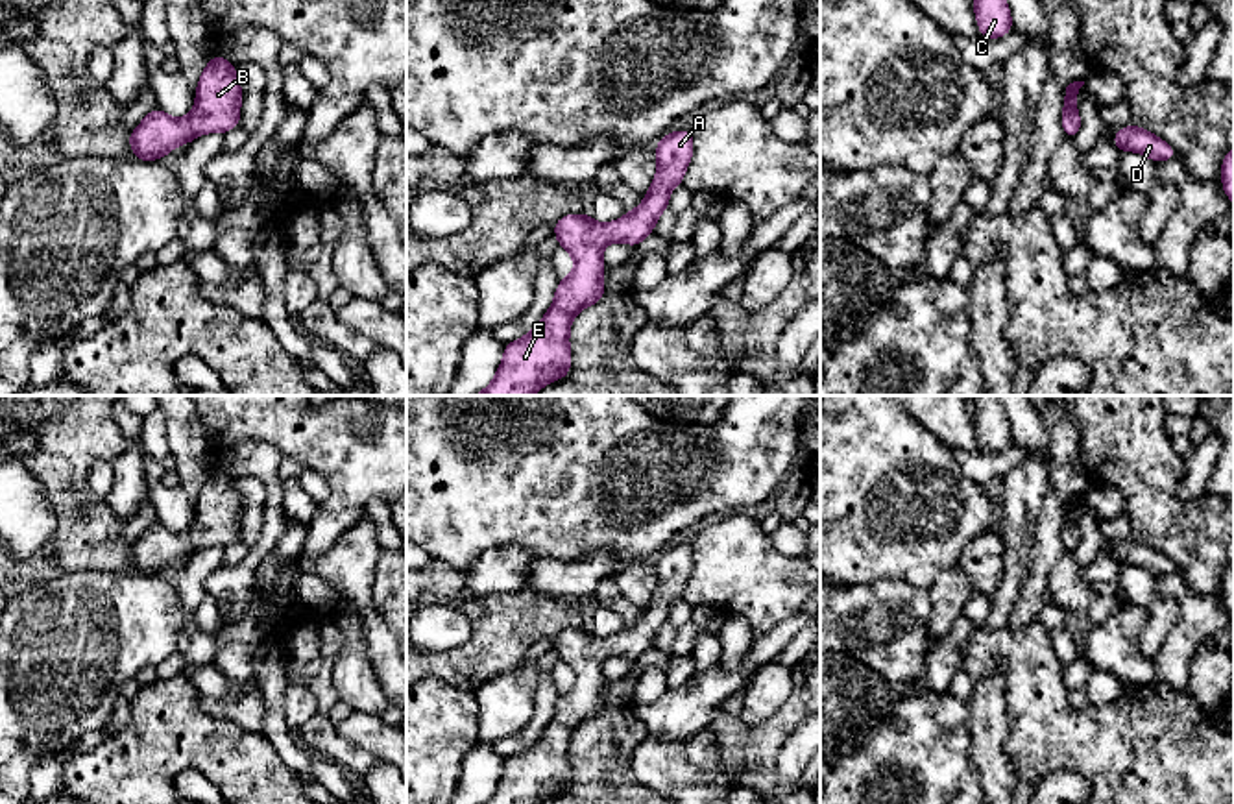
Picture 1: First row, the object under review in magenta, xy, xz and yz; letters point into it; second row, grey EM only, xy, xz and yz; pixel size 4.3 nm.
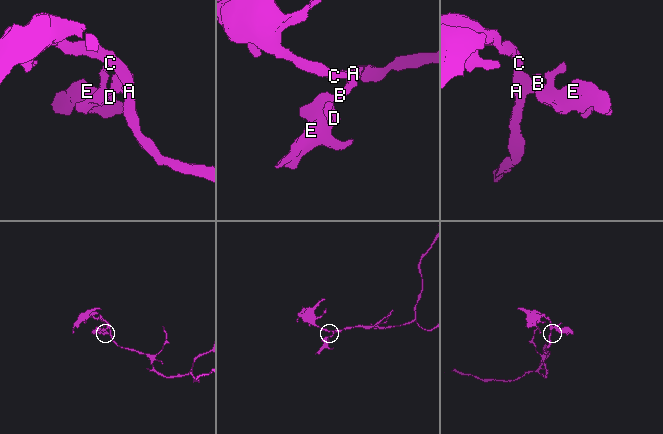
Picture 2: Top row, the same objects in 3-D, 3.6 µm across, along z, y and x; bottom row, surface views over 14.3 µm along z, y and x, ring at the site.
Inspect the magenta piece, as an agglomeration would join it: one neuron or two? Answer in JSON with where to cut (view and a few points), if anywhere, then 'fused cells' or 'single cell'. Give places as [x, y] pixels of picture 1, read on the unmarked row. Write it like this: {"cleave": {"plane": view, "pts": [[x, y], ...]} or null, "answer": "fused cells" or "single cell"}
{"cleave": null, "answer": "single cell"}

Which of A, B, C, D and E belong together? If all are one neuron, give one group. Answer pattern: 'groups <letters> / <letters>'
groups A B C D E

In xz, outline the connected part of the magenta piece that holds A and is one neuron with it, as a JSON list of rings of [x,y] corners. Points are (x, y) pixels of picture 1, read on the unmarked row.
[[[691,543],[665,547],[654,566],[658,586],[637,623],[610,638],[599,638],[587,627],[554,636],[554,651],[573,669],[575,684],[558,697],[543,734],[519,754],[504,758],[502,776],[484,804],[539,804],[571,786],[571,734],[606,708],[602,662],[610,656],[639,662],[654,647],[656,634],[669,621],[671,604],[682,599],[693,571]]]

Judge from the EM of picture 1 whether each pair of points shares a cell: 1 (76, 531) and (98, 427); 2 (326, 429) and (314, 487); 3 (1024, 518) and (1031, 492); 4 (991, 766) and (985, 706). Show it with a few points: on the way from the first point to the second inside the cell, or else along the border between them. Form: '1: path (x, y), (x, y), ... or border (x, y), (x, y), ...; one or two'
1: path (72, 505), (60, 490), (63, 462), (72, 453); one
2: border (307, 466), (327, 485), (327, 496), (318, 505); two
3: path (1024, 512), (1026, 498); one
4: path (991, 751), (992, 725), (989, 721); one

